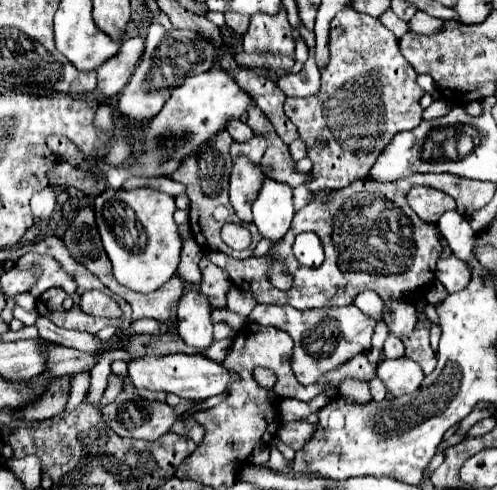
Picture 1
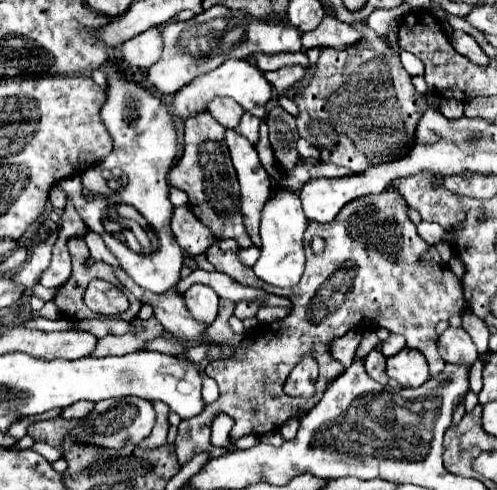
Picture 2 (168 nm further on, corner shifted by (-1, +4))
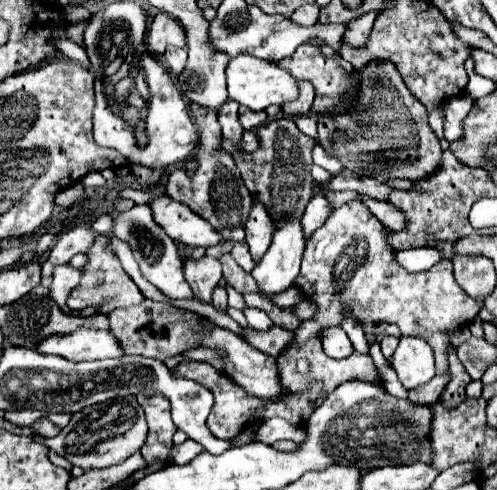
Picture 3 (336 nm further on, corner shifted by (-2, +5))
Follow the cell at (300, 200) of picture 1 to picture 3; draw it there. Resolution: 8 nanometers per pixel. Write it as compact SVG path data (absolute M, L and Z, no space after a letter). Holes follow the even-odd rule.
M316 193L316 195L310 199L310 203L308 203L308 207L306 207L306 213L304 213L304 217L302 217L302 229L304 229L304 233L306 233L306 241L308 241L310 235L328 219L330 213L332 213L332 207L330 207L330 203L326 201L326 197L324 197L322 193Z

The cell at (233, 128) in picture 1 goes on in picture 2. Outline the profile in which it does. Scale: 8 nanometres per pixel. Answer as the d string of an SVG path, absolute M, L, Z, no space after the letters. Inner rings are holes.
M215 98L213 102L209 102L207 110L225 128L237 128L241 122L241 114L245 112L239 104L233 104L231 98Z

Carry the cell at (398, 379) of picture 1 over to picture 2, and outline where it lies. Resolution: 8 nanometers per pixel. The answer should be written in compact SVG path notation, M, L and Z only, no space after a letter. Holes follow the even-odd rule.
M403 348L395 356L387 358L387 376L399 382L403 388L421 386L429 378L429 366L421 352Z

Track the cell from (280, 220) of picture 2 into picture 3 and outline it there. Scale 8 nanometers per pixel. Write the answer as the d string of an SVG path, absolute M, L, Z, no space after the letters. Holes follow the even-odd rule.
M286 219L286 221L280 221L276 225L270 249L266 251L262 261L252 271L252 277L258 283L258 293L262 297L272 299L274 295L278 295L278 293L282 293L282 291L286 291L294 285L294 279L298 277L298 271L300 271L300 261L302 261L302 255L304 255L304 247L306 247L306 241L304 241L304 235L302 235L300 219Z

